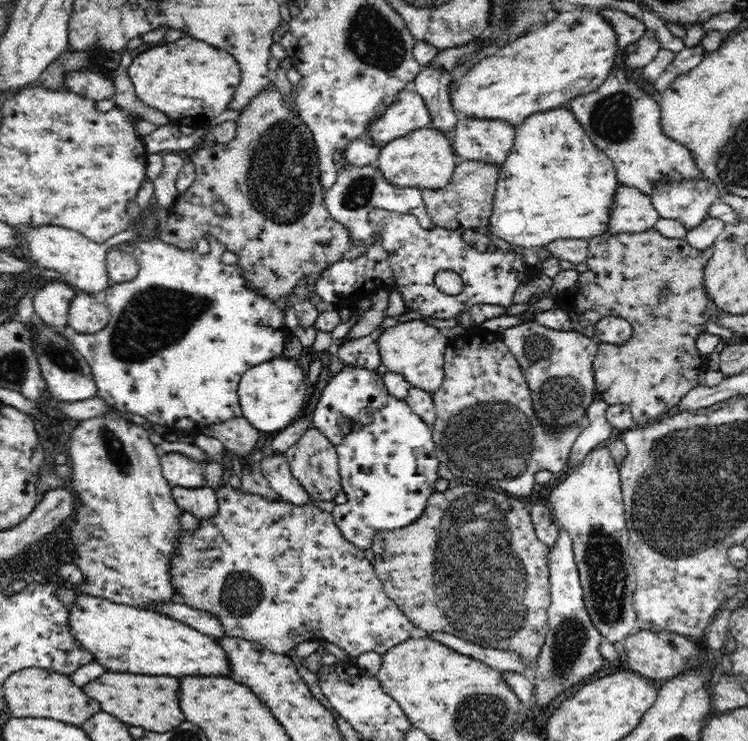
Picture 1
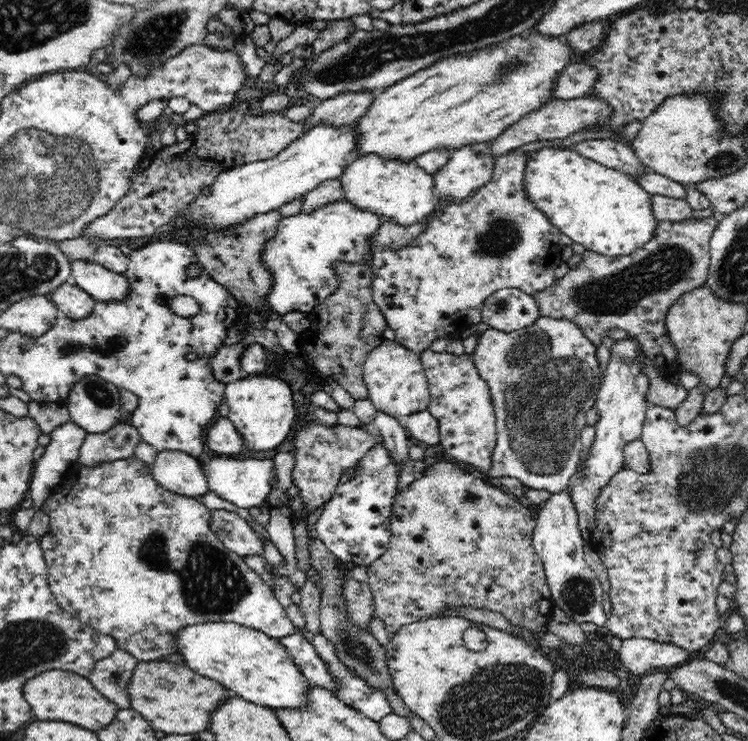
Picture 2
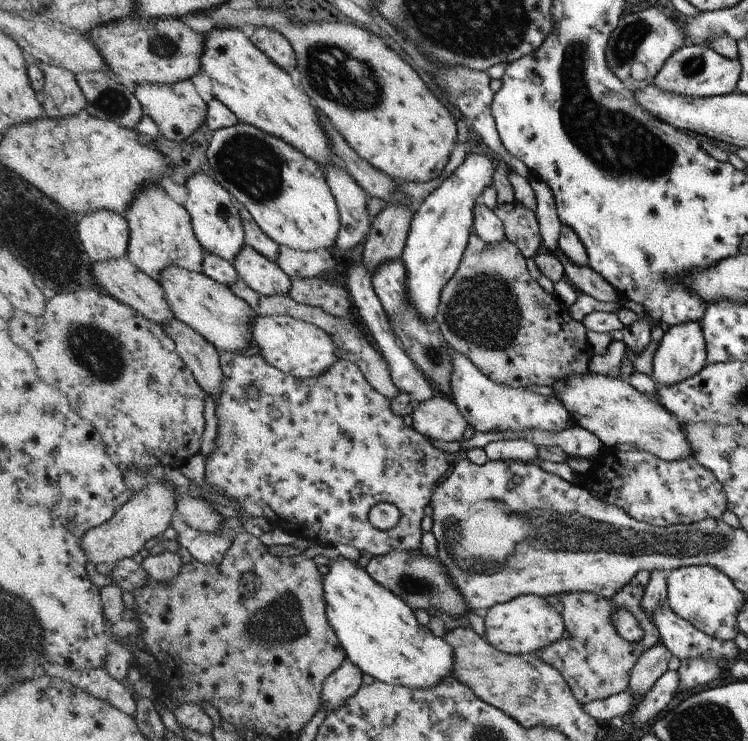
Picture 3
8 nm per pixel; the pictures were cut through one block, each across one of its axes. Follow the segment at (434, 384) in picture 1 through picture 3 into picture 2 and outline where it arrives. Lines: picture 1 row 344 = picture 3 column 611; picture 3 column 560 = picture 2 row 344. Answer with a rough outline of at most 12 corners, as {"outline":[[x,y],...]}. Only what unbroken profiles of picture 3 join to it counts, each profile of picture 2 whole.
{"outline":[[385,339],[362,364],[368,399],[386,416],[427,410],[421,359]]}

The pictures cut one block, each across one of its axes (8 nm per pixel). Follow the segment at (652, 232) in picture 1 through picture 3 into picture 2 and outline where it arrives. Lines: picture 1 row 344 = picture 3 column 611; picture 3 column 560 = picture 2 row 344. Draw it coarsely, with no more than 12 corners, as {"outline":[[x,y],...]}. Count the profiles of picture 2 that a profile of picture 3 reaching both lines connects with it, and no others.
{"outline":[[715,217],[659,221],[624,256],[586,250],[533,296],[596,346],[626,330],[679,374],[669,309],[705,284]]}

